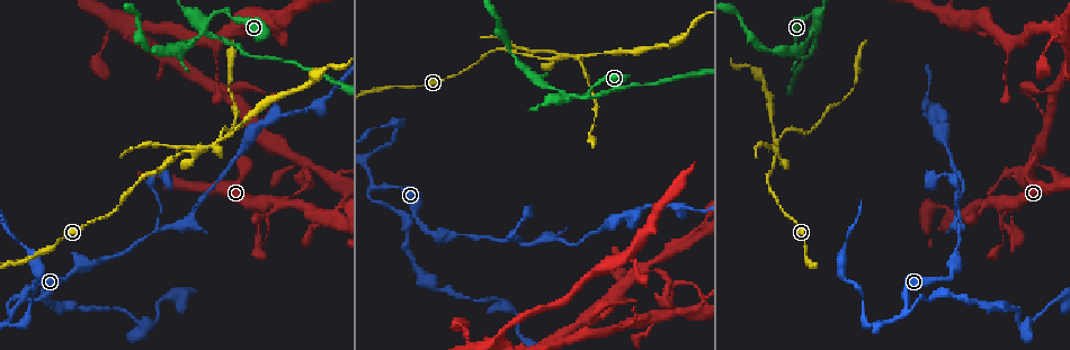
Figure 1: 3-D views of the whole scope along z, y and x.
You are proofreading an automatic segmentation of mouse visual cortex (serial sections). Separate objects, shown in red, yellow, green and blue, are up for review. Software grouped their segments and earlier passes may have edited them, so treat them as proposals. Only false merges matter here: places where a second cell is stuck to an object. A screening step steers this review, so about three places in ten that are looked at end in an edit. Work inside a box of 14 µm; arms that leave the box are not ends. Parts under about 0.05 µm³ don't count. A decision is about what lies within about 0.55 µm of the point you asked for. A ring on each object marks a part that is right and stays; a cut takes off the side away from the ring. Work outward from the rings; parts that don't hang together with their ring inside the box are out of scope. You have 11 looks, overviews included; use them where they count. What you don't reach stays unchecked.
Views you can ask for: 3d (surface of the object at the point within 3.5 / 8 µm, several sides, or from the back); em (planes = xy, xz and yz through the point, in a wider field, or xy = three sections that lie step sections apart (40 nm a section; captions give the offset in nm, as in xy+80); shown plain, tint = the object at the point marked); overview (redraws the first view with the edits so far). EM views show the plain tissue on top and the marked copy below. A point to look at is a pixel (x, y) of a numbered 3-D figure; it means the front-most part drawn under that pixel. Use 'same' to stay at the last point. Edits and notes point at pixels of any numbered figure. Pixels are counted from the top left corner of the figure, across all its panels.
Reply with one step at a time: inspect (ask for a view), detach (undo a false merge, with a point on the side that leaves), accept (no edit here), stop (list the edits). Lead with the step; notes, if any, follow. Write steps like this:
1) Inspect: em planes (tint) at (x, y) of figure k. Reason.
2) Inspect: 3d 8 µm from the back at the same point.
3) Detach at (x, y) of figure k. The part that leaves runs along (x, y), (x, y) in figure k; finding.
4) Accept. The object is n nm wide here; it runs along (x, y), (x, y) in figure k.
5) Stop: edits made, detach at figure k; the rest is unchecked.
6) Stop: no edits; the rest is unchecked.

Inspect: 3d 3.5 µm at (374, 187) of figure 1. Side arm on a straight run.

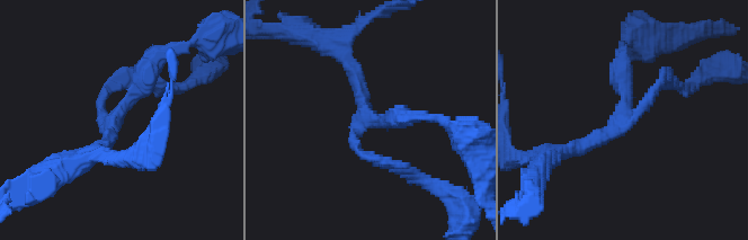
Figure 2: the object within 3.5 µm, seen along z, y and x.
Accept. It runs along (623, 61), (625, 120), (666, 79) in figure 2; one cell here.

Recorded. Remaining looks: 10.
Inspect: 3d 3.5 µm at (396, 125) of figure 1. Sharp bend.

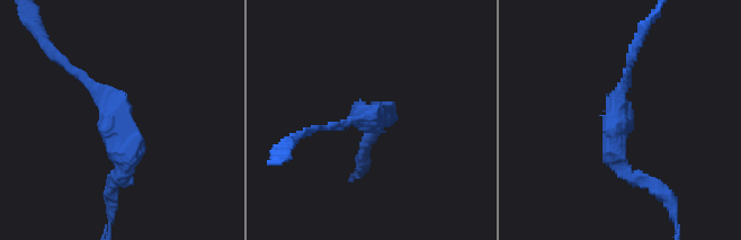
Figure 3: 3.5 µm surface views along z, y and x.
Inspect: em xy step 5 (tint) at (622, 106) of figure 3. The arms are 100, 200 nm wide.

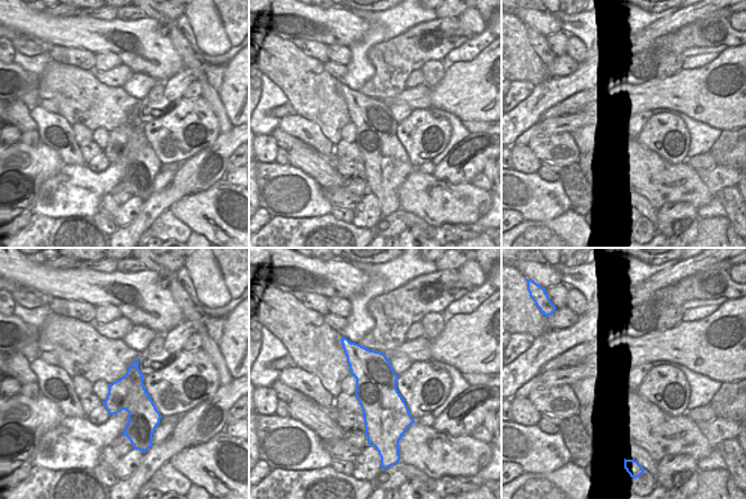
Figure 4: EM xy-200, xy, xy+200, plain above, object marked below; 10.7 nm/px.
Inspect: em xy step 1 (tint) at the same point. Another direction.

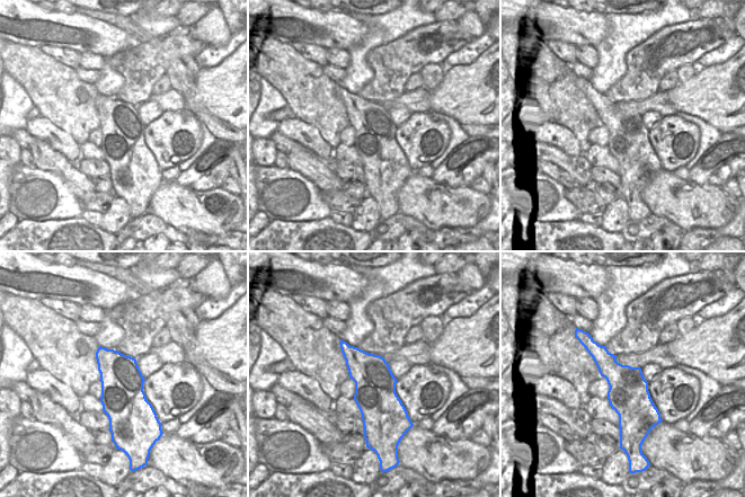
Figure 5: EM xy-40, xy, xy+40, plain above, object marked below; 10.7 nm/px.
Accept. The object is 440 nm wide here; it runs along (119, 176), (116, 109), (54, 54) in figure 3; all the same cell.

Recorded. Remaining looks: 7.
Inspect: 3d 3.5 µm at (103, 261) of figure 1. Calibre changes.

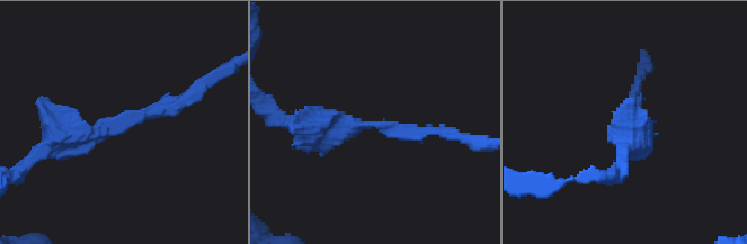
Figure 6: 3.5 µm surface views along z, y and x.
Inspect: em xy step 2 (tint) at (374, 124) of figure 6. The arms are 150, 400 nm wide; now the EM.

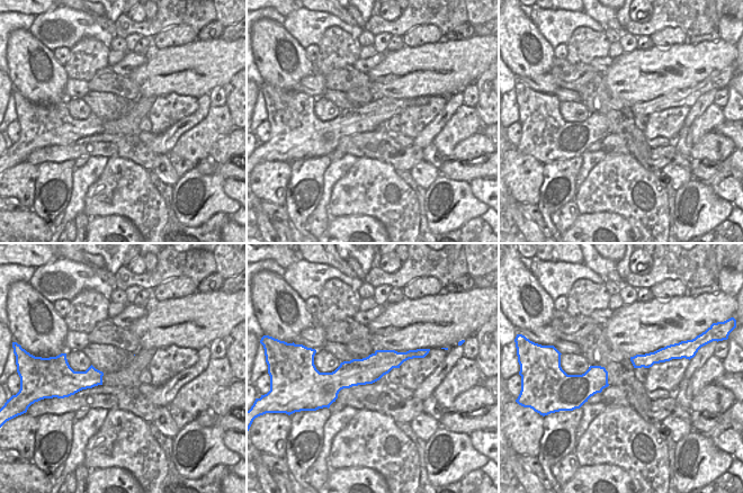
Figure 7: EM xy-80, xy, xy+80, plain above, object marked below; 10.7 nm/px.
Accept. The object is 280 nm wide here; it runs along (52, 145), (190, 97) in figure 6; continuous, no second cell.

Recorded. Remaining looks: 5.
Inspect: 3d 8 µm at (502, 305) of figure 1. Arms part here.

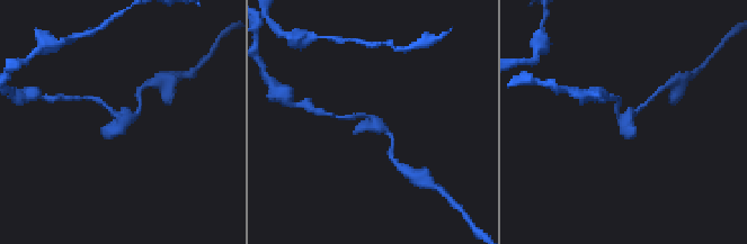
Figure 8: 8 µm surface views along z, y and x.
Inspect: 3d 3.5 µm at (377, 121) of figure 8.

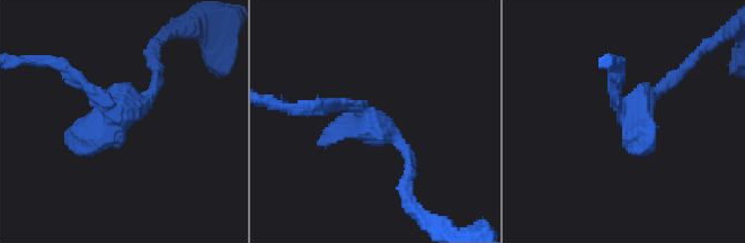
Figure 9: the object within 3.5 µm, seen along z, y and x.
Inspect: em xy step 1 (tint) at (114, 111) of figure 9. Now the EM.

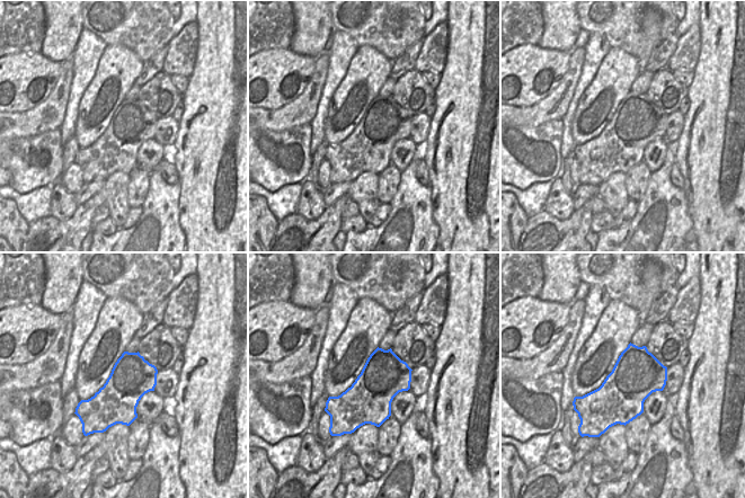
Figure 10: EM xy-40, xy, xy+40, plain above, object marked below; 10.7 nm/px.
Accept. It runs along (313, 108), (355, 105), (400, 143), (407, 169) in figure 9; one cell here.

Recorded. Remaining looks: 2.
Inspect: 3d 3.5 µm at (1003, 204) of figure 1. Three arms meet.

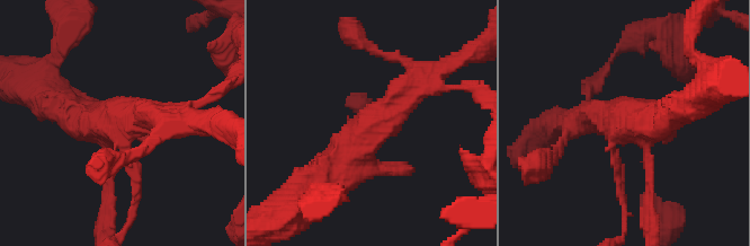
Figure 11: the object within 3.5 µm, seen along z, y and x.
Inspect: em planes (tint) at (364, 130) of figure 11. Now the EM.

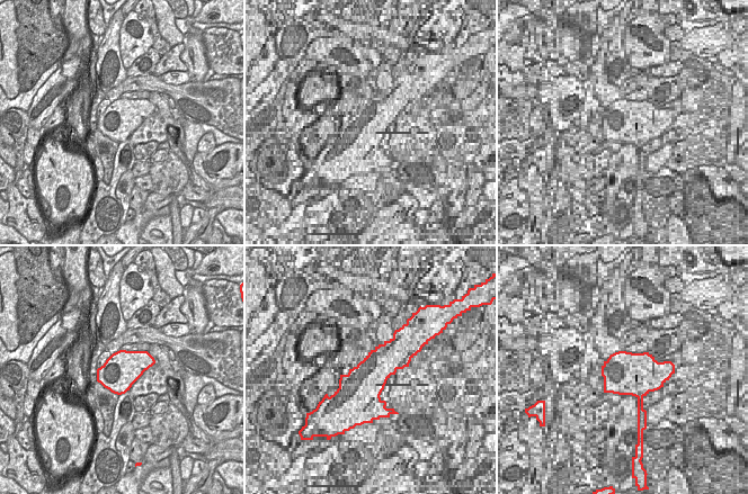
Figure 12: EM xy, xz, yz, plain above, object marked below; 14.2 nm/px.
Accept. It runs along (304, 198), (363, 131), (411, 90) in figure 11; continuous, no second cell.

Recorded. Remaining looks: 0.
Stop: no edits; the rest is unchecked.

